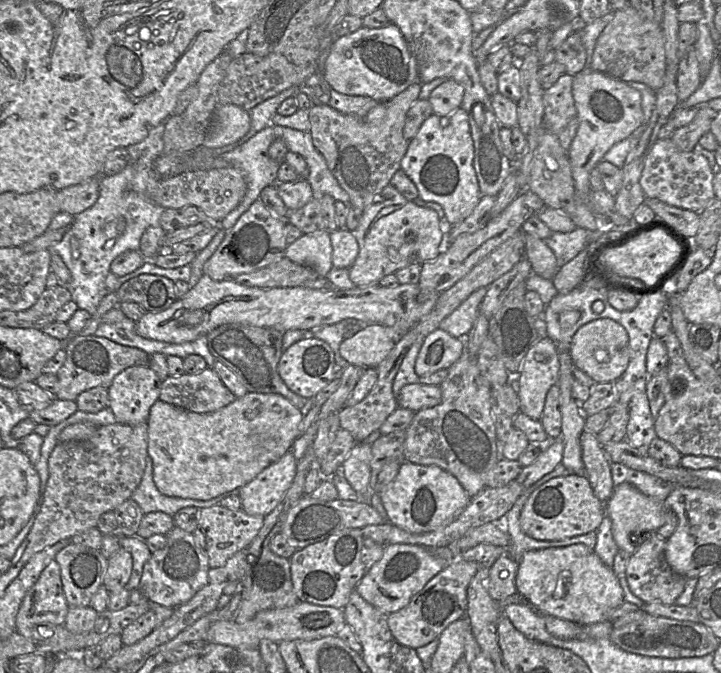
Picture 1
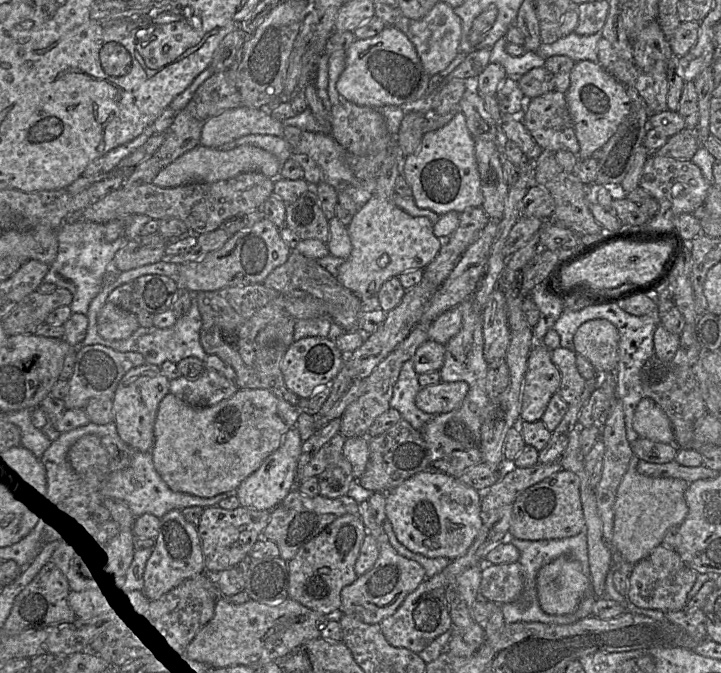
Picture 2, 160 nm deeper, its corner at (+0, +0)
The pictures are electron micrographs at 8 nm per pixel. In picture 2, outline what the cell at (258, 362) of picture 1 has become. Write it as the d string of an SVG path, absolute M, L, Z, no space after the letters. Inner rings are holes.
M263 283L192 294L201 316L201 346L207 355L219 357L234 369L238 389L266 389L297 407L300 398L287 389L281 372L281 361L288 347L283 344L260 346L256 342L258 332L267 325L287 324L293 319L283 309L282 295Z

